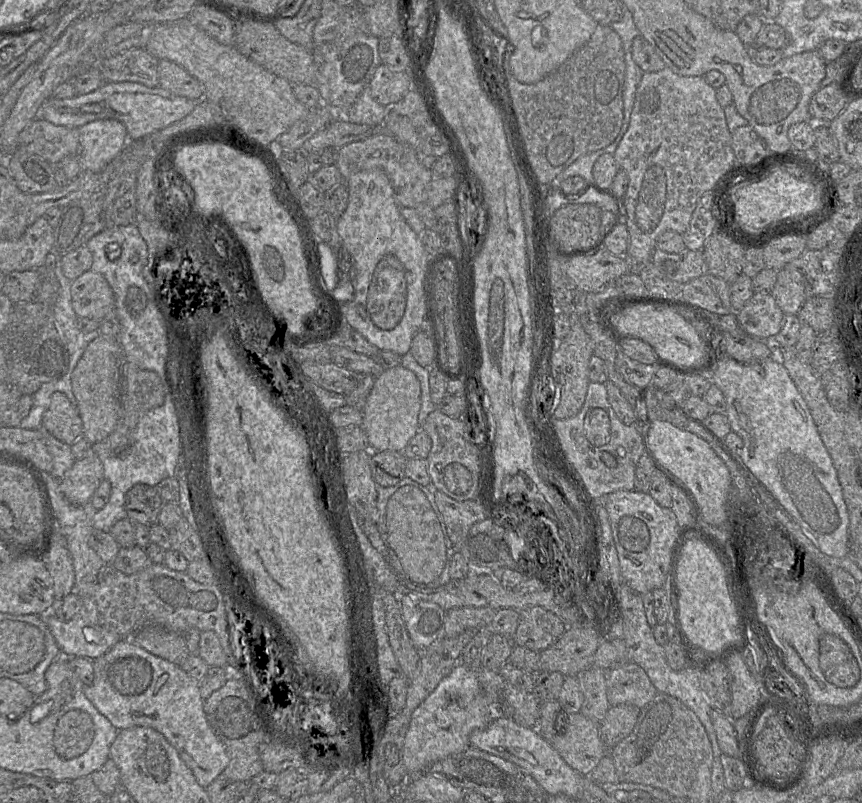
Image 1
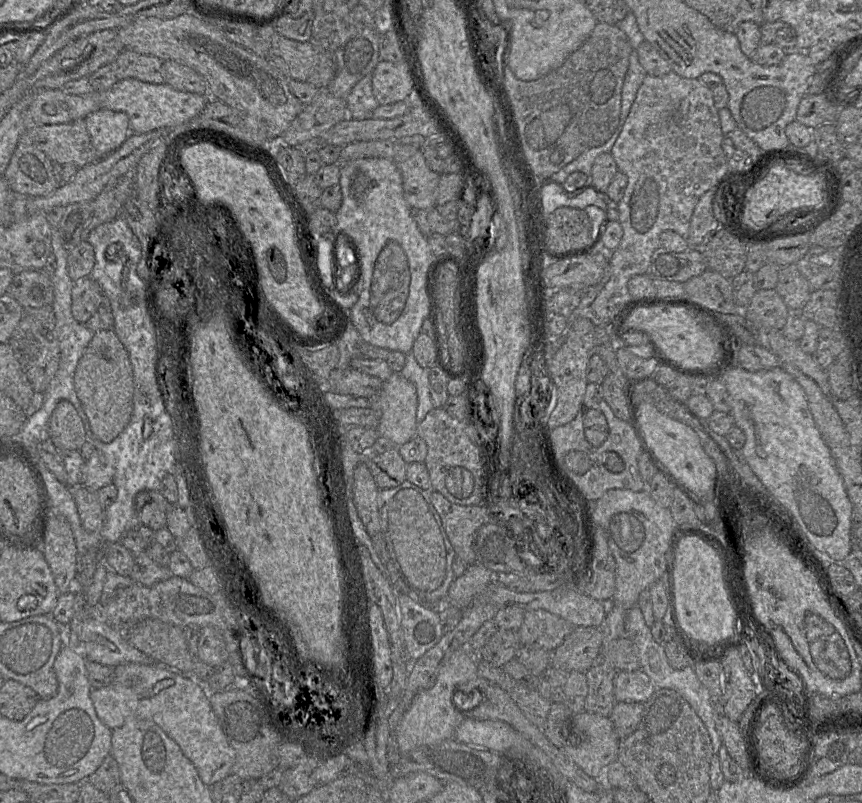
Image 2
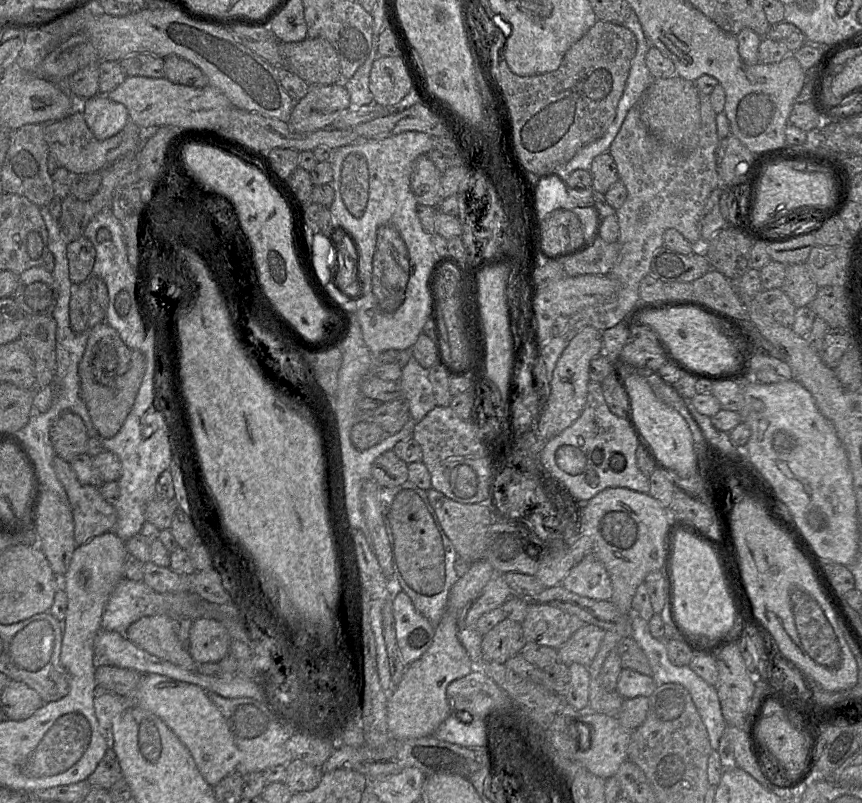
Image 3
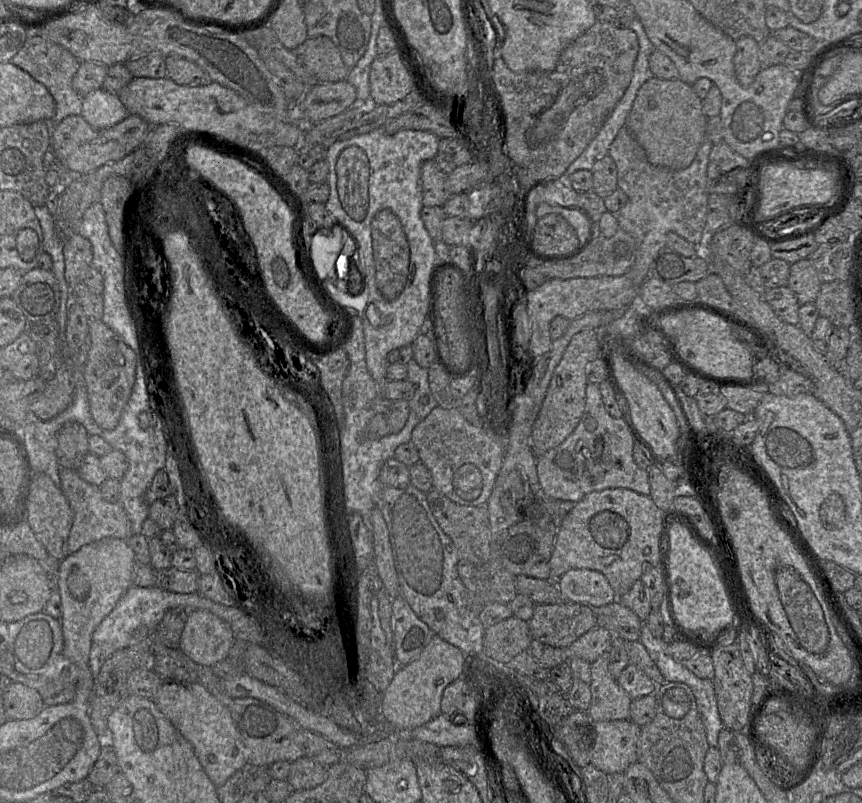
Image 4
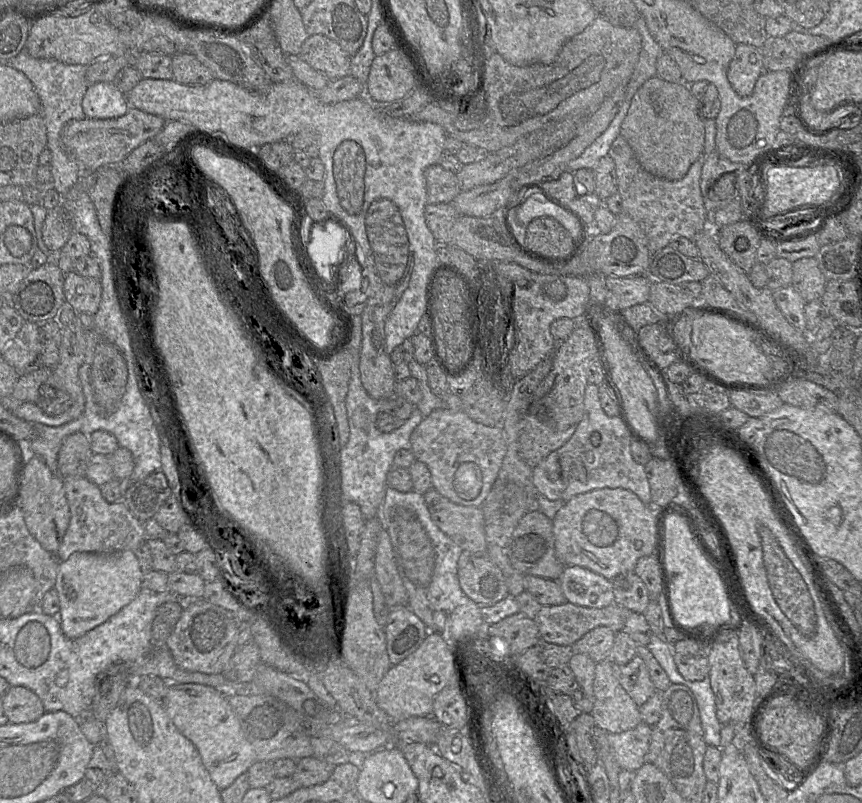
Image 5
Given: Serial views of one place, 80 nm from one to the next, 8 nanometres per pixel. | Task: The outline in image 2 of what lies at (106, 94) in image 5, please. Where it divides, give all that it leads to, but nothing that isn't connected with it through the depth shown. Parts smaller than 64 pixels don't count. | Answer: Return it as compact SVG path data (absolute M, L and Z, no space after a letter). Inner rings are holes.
M100 109L87 115L84 120L99 158L119 148L130 134L129 118L124 112Z

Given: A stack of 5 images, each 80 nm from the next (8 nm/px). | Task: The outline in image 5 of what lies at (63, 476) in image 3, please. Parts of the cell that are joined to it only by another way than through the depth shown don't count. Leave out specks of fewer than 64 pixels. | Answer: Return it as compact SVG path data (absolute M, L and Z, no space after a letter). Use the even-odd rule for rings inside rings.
M86 477L62 478L70 509L70 522L56 553L59 561L67 560L75 552L134 552L143 541L146 541L143 523L132 515L124 501L107 502L100 487Z

